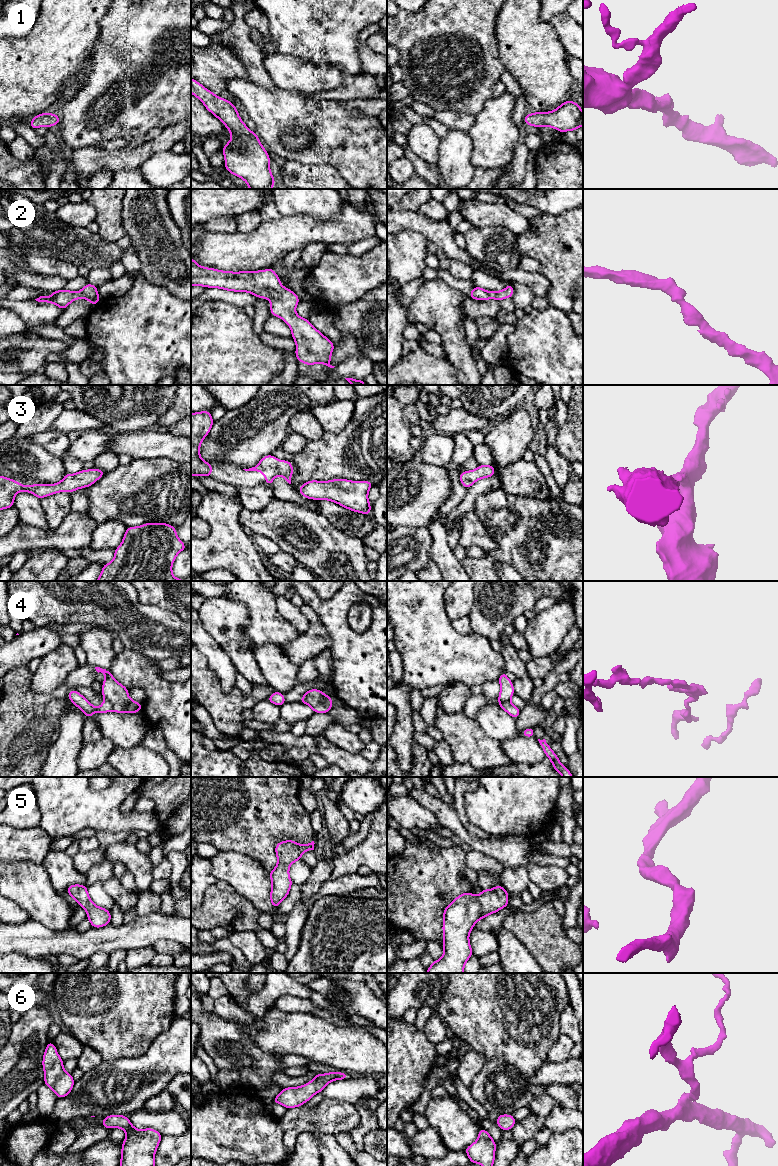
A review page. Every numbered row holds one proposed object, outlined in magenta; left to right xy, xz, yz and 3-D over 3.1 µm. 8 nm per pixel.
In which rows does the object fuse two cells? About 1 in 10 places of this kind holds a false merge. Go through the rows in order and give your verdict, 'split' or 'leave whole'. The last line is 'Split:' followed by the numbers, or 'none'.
1: leave whole
2: leave whole
3: leave whole
4: split
5: leave whole
6: leave whole
Split: 4

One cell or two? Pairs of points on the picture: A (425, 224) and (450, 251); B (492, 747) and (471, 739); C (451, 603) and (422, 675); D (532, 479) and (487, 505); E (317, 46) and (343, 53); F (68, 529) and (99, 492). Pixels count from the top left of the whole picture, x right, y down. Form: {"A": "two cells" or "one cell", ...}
{"A": "one cell", "B": "one cell", "C": "two cells", "D": "two cells", "E": "one cell", "F": "two cells"}

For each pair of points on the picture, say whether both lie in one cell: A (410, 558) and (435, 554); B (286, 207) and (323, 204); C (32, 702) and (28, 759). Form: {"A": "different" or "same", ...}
{"A": "different", "B": "same", "C": "same"}

